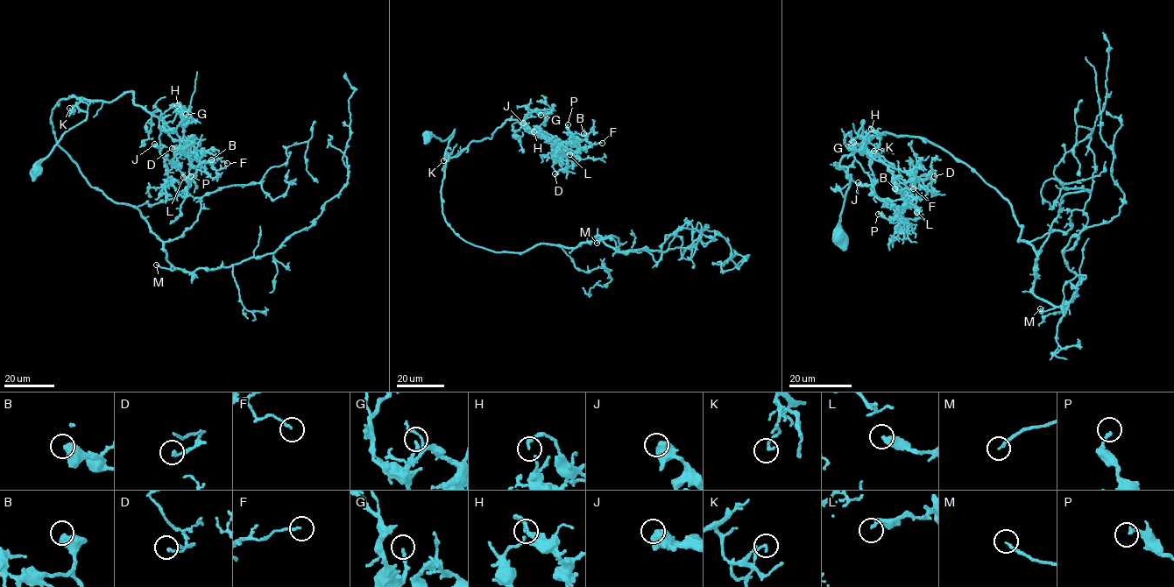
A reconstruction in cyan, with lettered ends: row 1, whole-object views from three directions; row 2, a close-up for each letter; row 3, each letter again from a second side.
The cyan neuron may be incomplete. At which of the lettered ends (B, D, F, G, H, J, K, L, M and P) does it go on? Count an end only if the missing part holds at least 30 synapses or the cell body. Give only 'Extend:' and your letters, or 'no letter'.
Extend: no letter

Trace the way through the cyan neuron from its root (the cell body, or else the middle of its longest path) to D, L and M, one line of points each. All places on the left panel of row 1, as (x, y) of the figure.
D: (37, 171), (86, 117), (81, 97), (132, 91), (174, 130), (181, 152), (172, 148)
L: (37, 171), (86, 117), (81, 97), (131, 91), (174, 130), (196, 171), (183, 177)
M: (37, 171), (86, 117), (79, 98), (52, 110), (56, 142), (91, 187), (137, 207), (175, 268), (156, 265)

